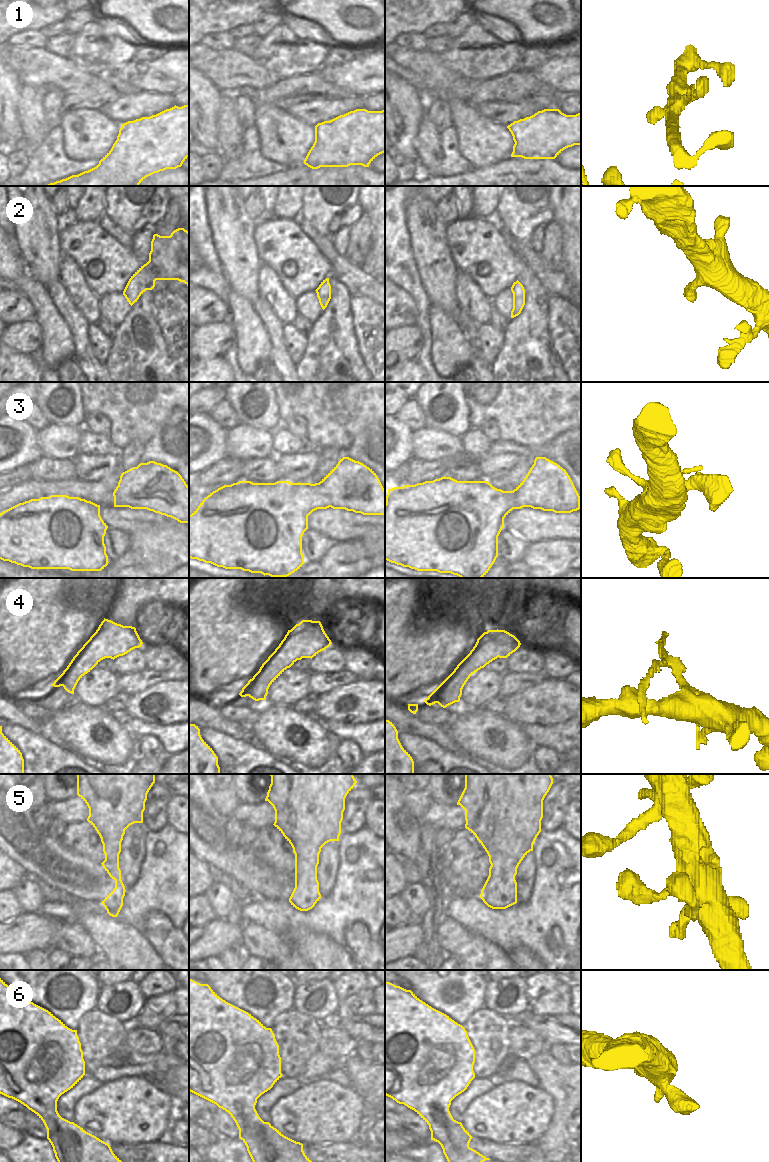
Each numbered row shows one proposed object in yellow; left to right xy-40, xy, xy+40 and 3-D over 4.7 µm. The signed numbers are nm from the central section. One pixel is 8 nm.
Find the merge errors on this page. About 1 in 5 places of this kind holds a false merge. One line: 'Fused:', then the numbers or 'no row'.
Fused: 4

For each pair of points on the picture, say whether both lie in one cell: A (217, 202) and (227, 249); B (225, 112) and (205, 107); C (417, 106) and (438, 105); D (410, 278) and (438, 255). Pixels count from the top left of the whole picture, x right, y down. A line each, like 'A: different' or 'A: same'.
A: same
B: different
C: different
D: different

